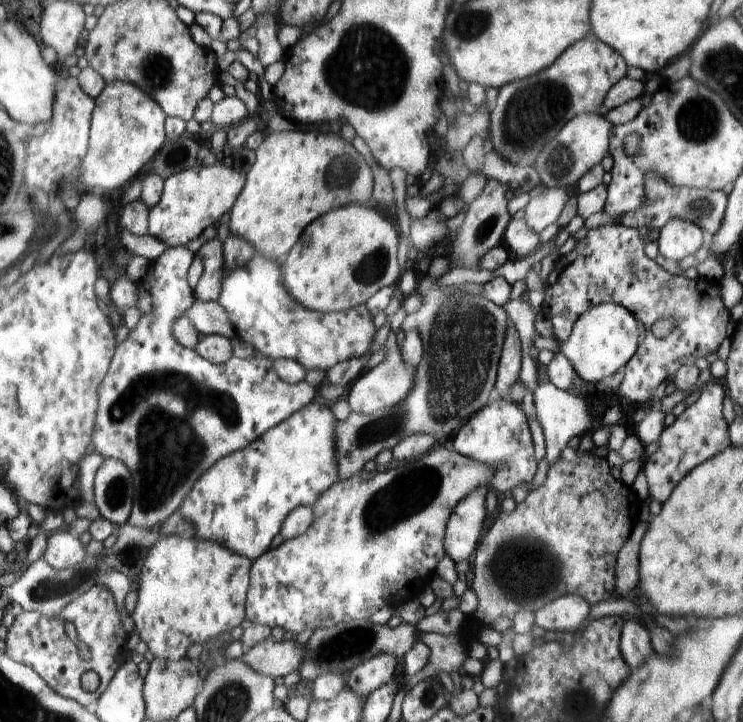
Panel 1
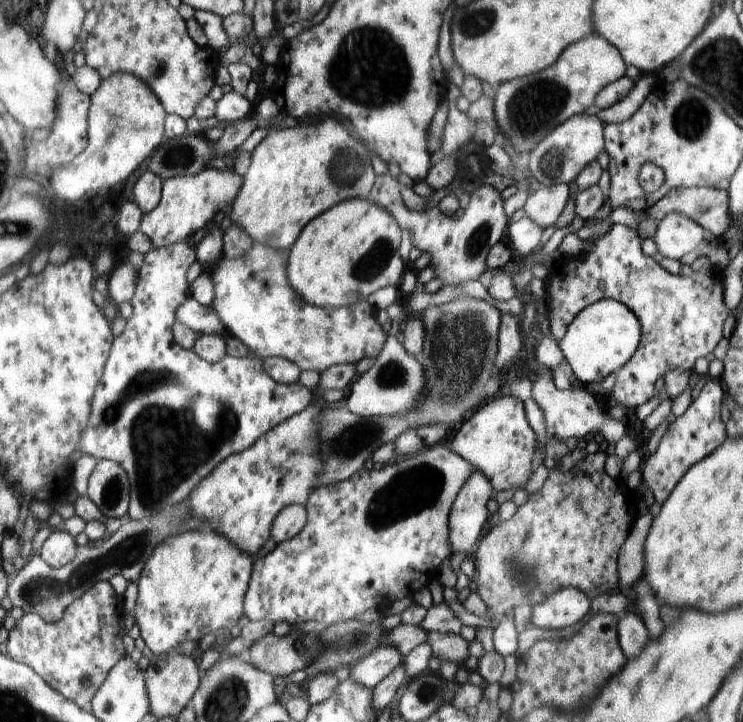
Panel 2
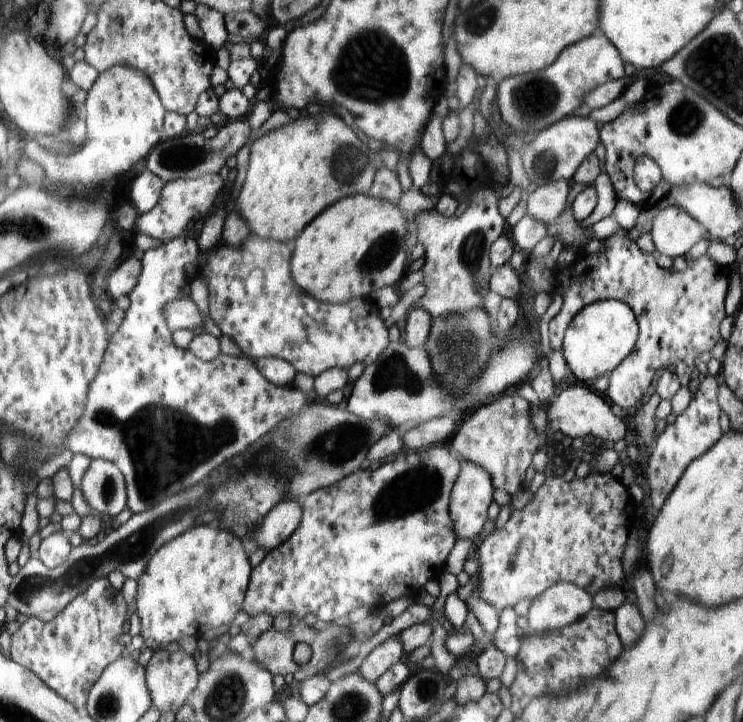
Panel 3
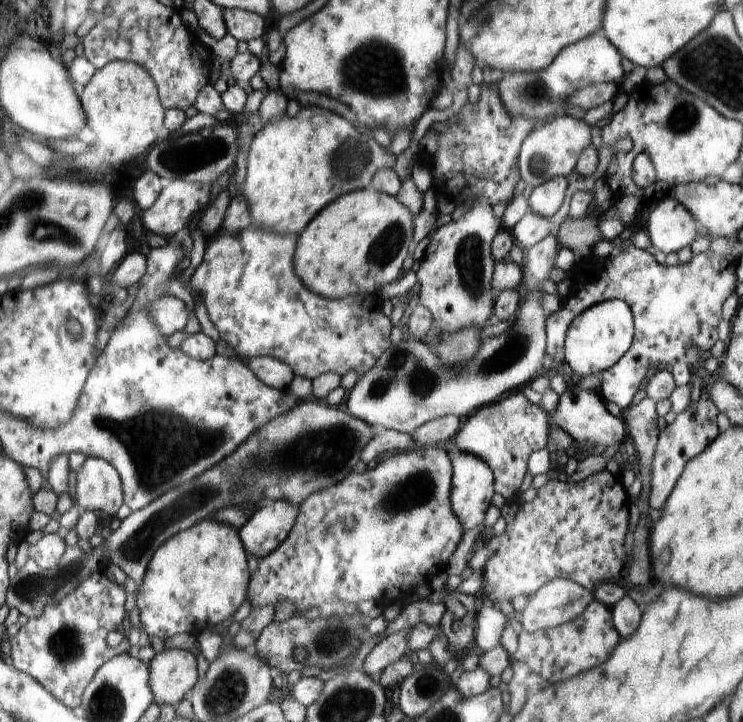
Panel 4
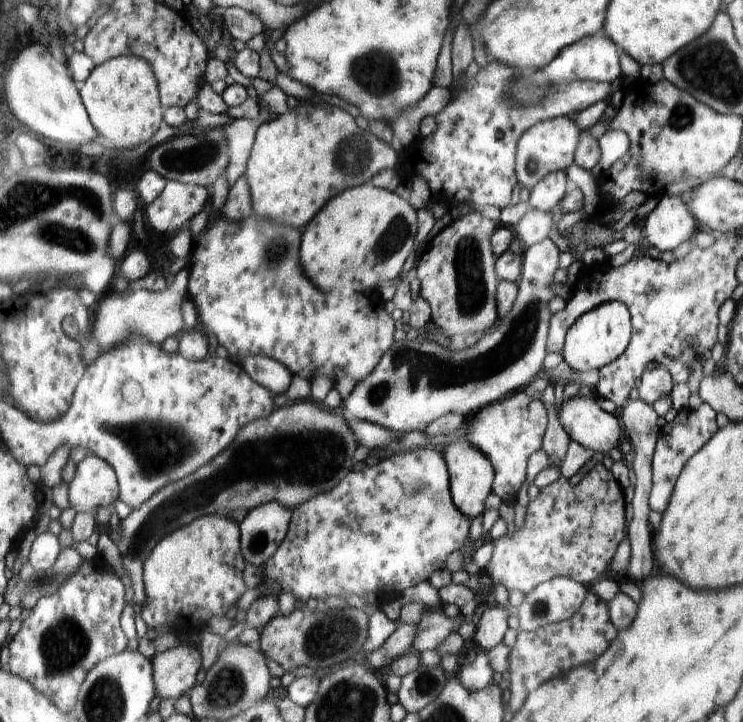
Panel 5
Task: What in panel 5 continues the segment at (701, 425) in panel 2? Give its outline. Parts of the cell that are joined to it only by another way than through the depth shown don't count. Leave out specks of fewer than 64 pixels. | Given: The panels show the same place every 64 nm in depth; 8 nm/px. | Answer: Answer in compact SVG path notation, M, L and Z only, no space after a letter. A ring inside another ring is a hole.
M703 402L696 410L690 407L680 411L672 422L666 424L664 431L659 434L658 442L652 458L652 487L649 493L649 508L663 514L670 505L670 498L674 496L675 486L686 468L685 464L698 450L716 434L716 412Z

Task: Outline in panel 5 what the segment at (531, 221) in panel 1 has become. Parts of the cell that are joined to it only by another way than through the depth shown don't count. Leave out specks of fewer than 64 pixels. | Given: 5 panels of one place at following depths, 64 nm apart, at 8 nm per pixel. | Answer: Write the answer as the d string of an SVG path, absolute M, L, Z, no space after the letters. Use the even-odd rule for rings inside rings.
M556 170L556 173L548 174L539 185L530 189L529 208L552 213L570 186L566 170Z

